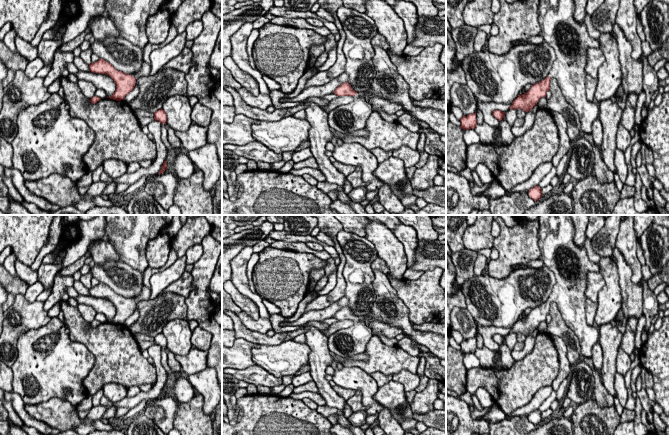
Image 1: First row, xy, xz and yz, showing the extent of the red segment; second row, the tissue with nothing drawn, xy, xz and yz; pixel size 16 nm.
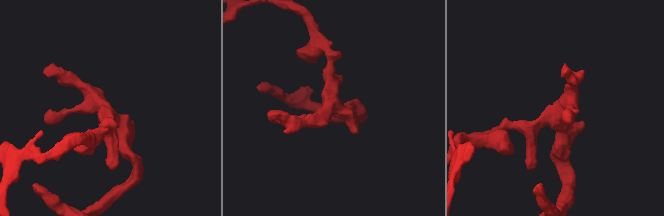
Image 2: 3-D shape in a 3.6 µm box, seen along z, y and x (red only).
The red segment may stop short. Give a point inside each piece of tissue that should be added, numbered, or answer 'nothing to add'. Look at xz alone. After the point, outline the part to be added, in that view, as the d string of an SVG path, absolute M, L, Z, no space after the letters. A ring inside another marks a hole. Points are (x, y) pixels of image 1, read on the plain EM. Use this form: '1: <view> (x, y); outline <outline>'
1: xz (345, 343); outline M359 316L354 320L353 326L328 336L330 352L342 358L364 353L367 343L373 337L372 329L365 323L365 318L366 316Z

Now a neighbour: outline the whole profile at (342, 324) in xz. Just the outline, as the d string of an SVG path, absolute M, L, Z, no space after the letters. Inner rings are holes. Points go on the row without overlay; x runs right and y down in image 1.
M340 320L340 321L335 322L334 324L331 324L326 330L321 331L321 332L325 334L326 336L330 336L339 330L347 329L353 325L354 325L353 320Z

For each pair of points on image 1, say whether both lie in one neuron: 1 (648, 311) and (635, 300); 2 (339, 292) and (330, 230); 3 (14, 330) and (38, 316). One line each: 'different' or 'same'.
1: different
2: same
3: same

